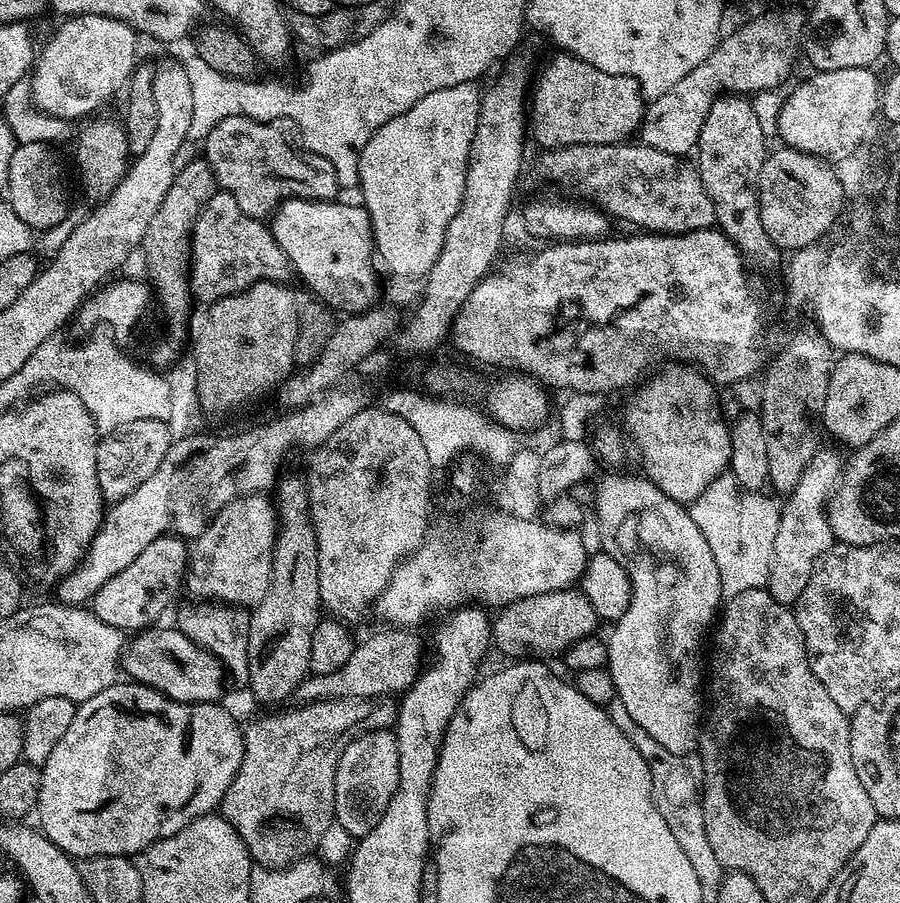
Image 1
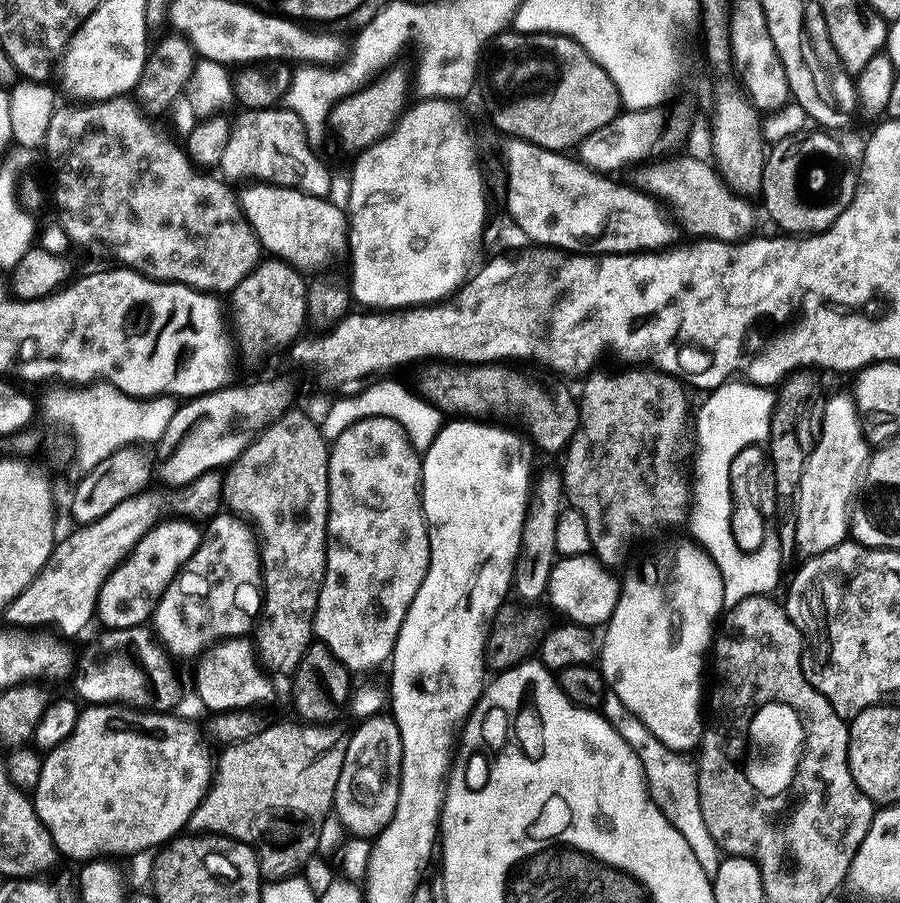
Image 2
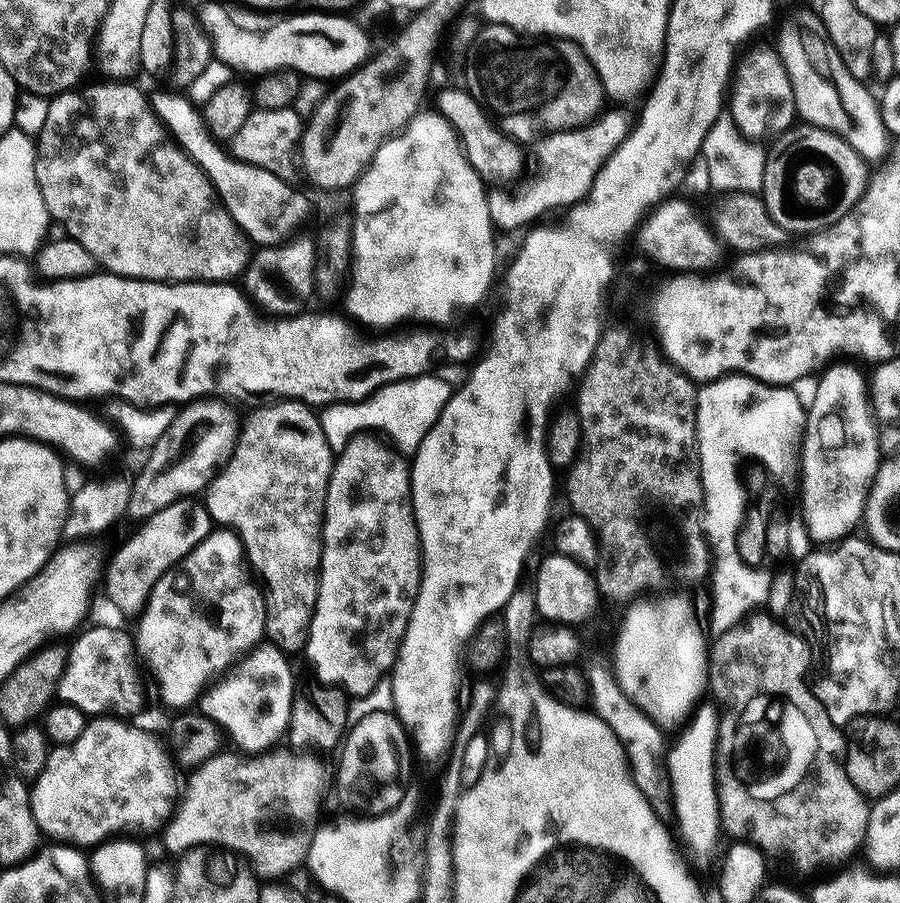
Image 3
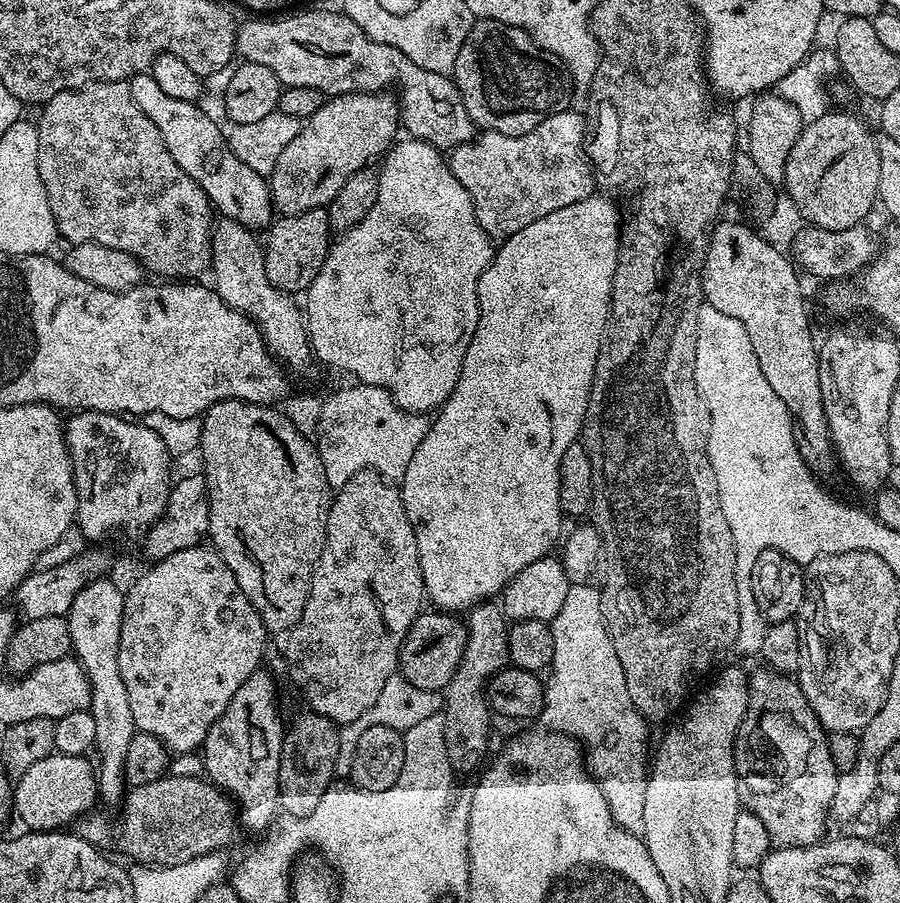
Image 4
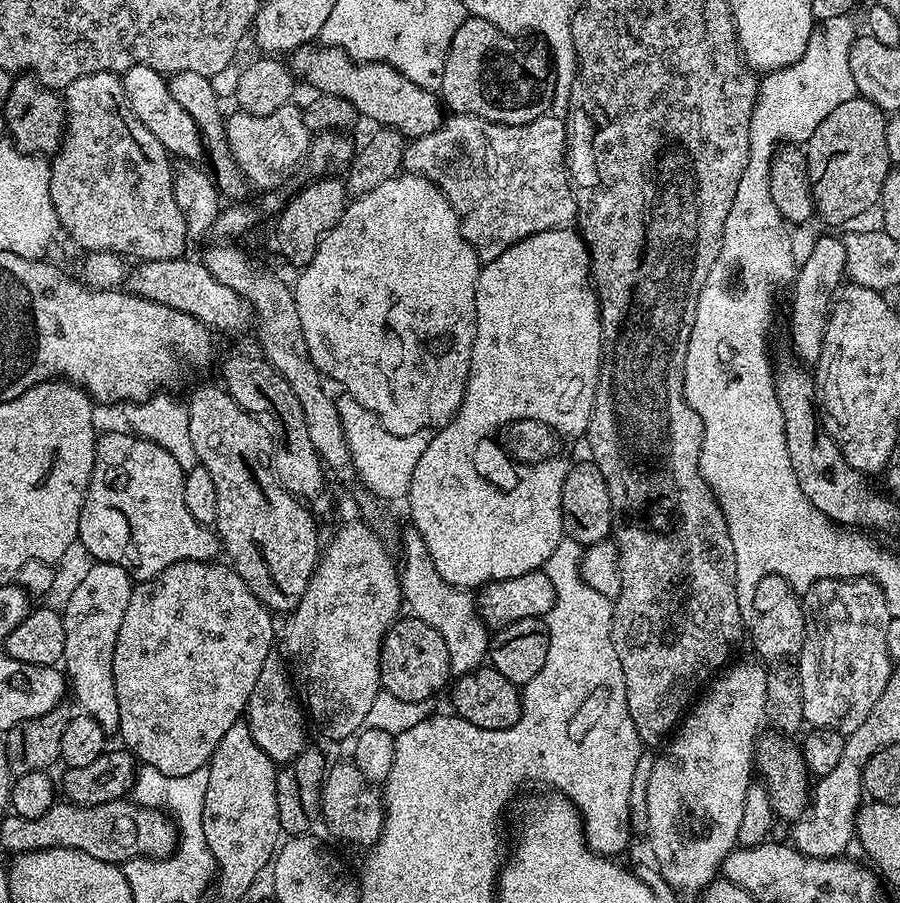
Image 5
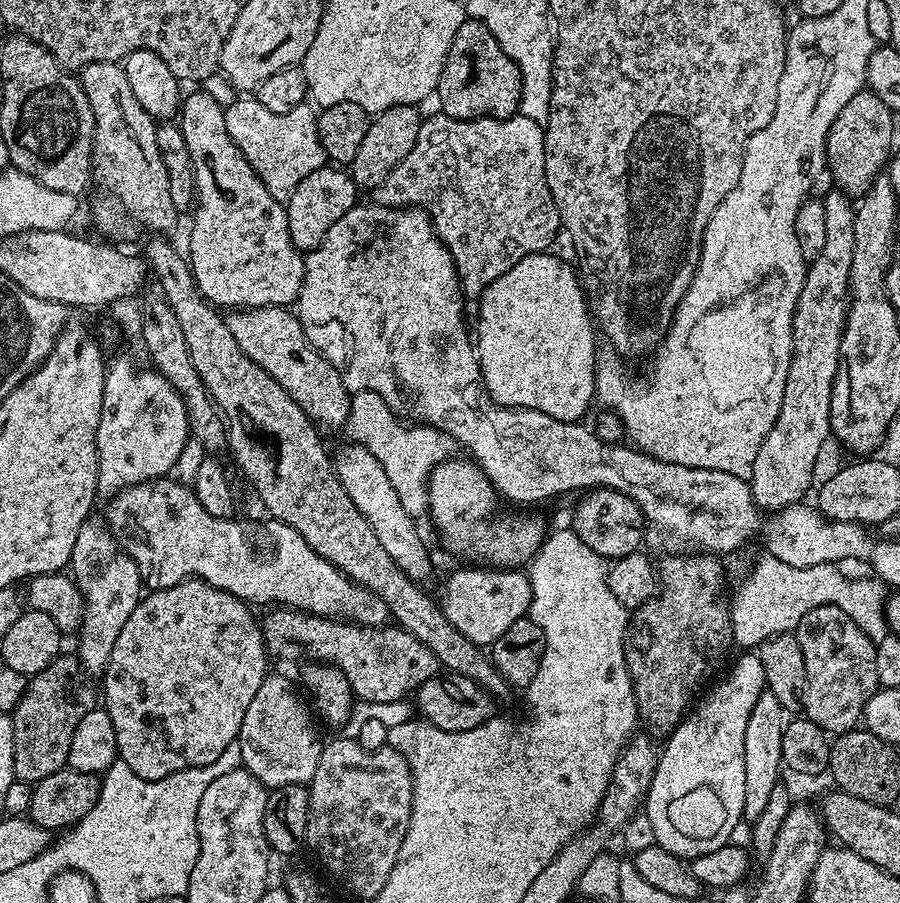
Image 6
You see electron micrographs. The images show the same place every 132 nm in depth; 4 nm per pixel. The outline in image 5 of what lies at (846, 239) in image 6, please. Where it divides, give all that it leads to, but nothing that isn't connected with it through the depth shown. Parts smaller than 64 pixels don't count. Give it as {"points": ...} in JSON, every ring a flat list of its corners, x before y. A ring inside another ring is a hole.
{"points":[[820,236,812,244,804,265,799,265,794,276,792,288,792,348,796,356,805,365,817,363,822,354,824,332,828,329,828,317,834,303,834,297,845,279,844,262,846,252,843,239,836,236]]}

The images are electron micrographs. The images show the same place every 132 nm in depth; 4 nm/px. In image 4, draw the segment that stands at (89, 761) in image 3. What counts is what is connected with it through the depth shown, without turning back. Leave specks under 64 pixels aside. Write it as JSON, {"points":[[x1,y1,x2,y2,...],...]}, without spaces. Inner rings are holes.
{"points":[[56,752,51,756,42,758,42,762,34,762,26,774,22,774,14,784,14,812,25,825,25,829,33,832,55,832,67,829,76,819,87,817,93,811,92,803,98,800,98,776,88,765,89,761,83,756,67,756]]}

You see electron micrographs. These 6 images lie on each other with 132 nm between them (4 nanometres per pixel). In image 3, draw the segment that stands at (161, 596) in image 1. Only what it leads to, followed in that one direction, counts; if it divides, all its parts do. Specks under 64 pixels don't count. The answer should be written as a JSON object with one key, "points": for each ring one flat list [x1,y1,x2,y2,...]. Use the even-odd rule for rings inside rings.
{"points":[[185,498,176,500,166,510,158,510,150,519,143,521,140,528,112,558,108,573,103,573,104,588,108,591,108,600,120,612,135,617,143,612,144,604,150,598,158,578,171,568,177,567,198,542,205,540,214,531,212,516,208,507,199,499]]}

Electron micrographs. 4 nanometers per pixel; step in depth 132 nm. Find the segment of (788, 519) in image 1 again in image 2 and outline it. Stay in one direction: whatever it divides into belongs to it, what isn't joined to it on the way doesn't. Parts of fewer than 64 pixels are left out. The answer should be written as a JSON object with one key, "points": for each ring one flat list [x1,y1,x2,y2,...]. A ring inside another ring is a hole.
{"points":[[851,395,832,396,823,401,820,430,816,444,809,451,808,461,802,470,802,486,796,496,796,552,801,557,817,556,826,550,845,543,850,536,850,509,858,492,865,467,870,459,866,429,856,414,856,401]]}

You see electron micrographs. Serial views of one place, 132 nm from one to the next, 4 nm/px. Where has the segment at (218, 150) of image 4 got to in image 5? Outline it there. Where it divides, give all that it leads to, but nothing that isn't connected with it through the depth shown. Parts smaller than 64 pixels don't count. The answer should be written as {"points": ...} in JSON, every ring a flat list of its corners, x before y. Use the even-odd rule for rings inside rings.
{"points":[[130,66,123,72,124,93,138,118,142,118,142,126,162,142,162,146,173,156,182,160,199,161,205,155,204,145,200,138,200,127,178,106,174,94,170,94,168,80,150,66]]}

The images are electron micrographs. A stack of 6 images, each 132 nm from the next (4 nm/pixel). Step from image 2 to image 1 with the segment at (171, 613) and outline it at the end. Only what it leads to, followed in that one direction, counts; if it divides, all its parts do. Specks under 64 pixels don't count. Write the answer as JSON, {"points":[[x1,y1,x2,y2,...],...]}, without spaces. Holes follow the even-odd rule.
{"points":[[267,495,240,496,230,502,211,520,206,530,191,541,186,569,190,579,186,588,201,596,199,599,204,602,223,602,233,606,259,604,272,581,277,527,276,506]]}

